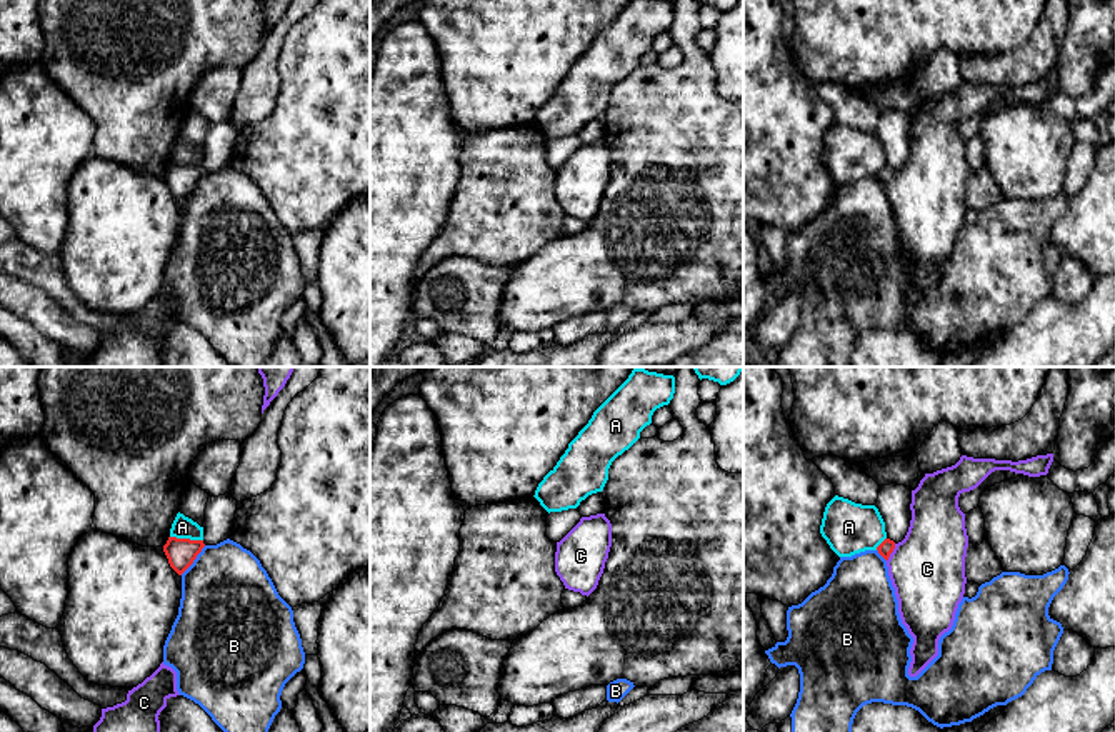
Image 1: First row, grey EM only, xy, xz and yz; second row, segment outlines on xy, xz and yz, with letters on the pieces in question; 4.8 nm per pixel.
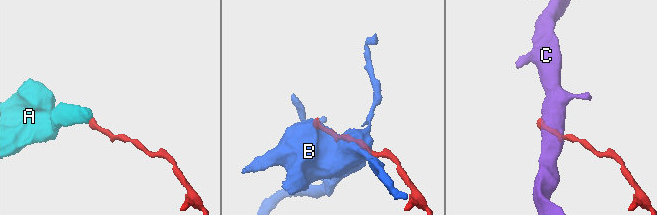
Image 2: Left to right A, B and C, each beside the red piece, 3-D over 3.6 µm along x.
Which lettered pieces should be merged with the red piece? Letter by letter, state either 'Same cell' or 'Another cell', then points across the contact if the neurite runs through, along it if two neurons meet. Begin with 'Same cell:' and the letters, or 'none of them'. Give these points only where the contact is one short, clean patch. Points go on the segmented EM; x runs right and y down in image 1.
Same cell: none of them
A: Another cell. Boundary: xy (170, 536), (202, 541)
B: Another cell
C: Another cell

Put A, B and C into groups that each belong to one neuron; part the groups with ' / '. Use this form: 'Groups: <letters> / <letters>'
Groups: A / B / C

